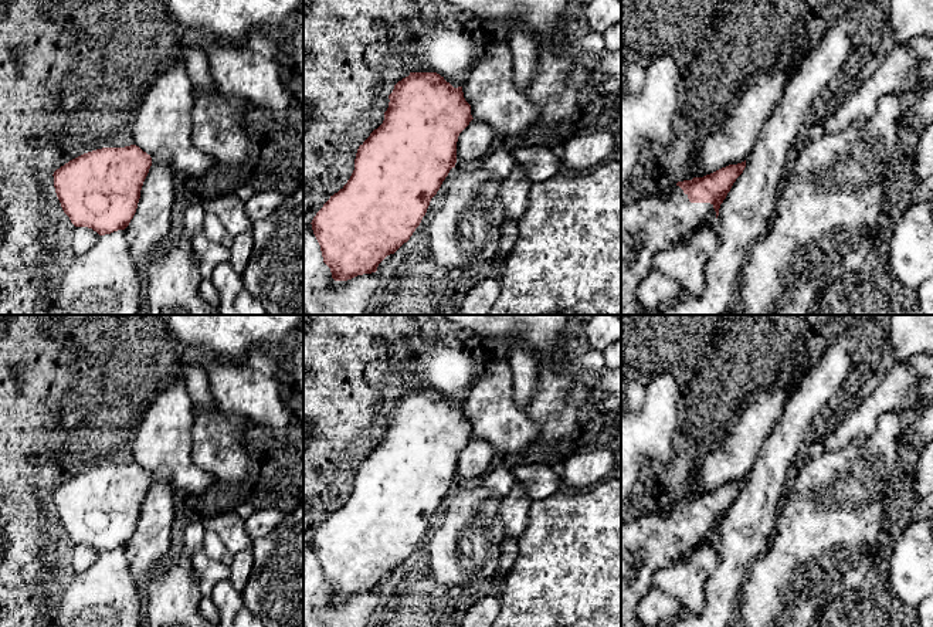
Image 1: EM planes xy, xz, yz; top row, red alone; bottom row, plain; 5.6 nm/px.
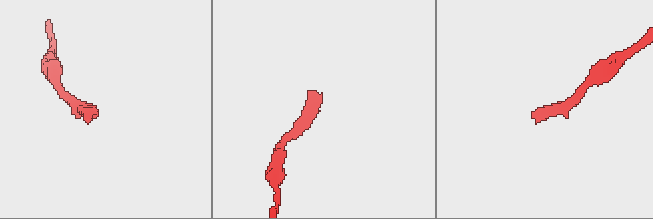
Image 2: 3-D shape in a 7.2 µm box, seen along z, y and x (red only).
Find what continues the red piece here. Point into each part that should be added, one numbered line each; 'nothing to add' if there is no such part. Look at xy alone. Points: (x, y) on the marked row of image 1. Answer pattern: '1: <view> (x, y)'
nothing to add

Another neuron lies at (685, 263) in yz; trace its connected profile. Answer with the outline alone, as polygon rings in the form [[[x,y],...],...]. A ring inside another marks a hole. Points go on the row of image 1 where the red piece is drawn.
[[[715,226],[696,230],[679,244],[655,255],[651,267],[679,282],[685,295],[700,294],[705,289],[705,268],[719,247]]]

